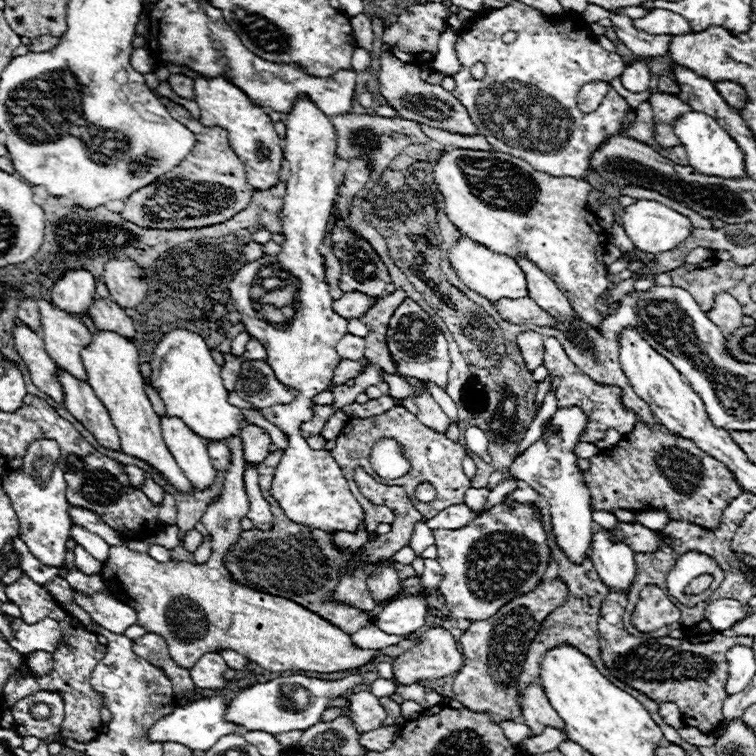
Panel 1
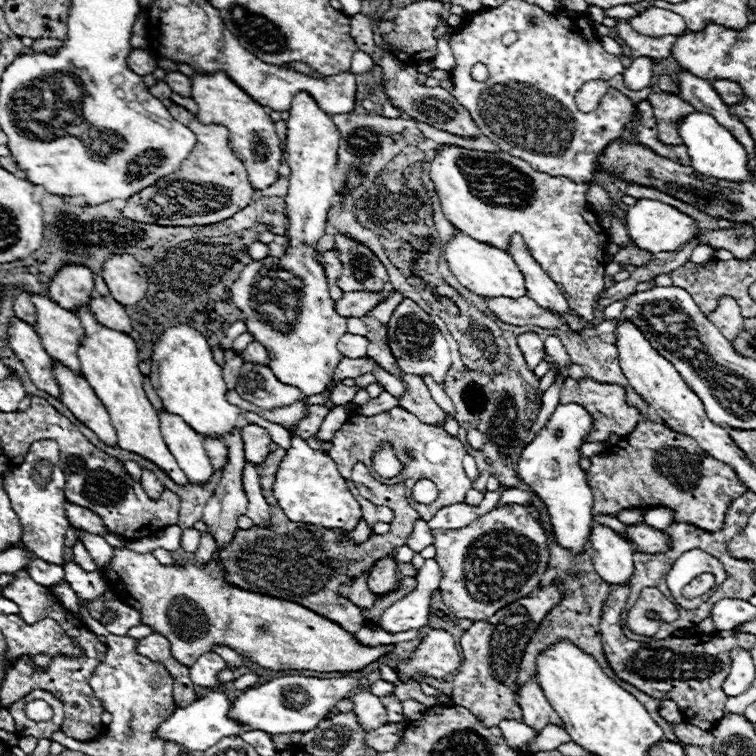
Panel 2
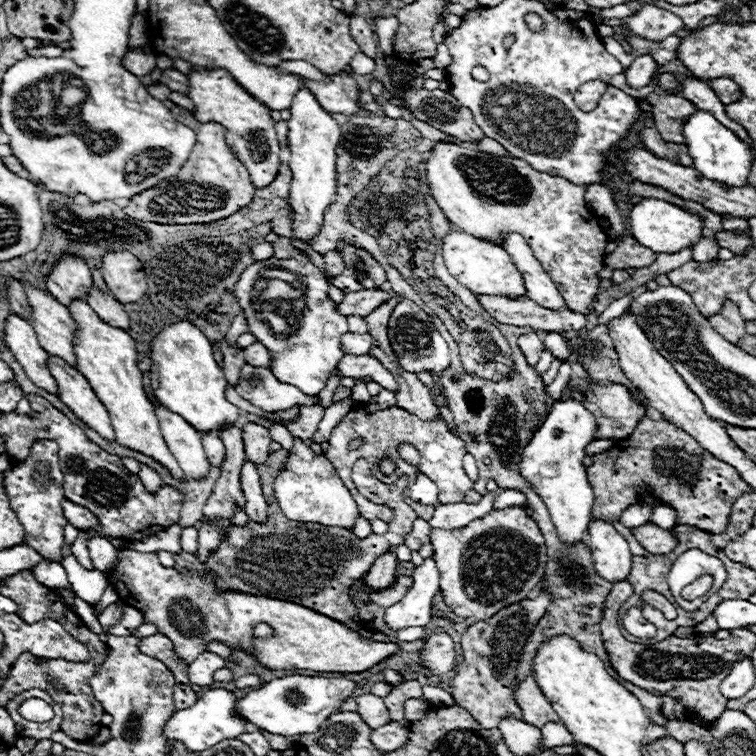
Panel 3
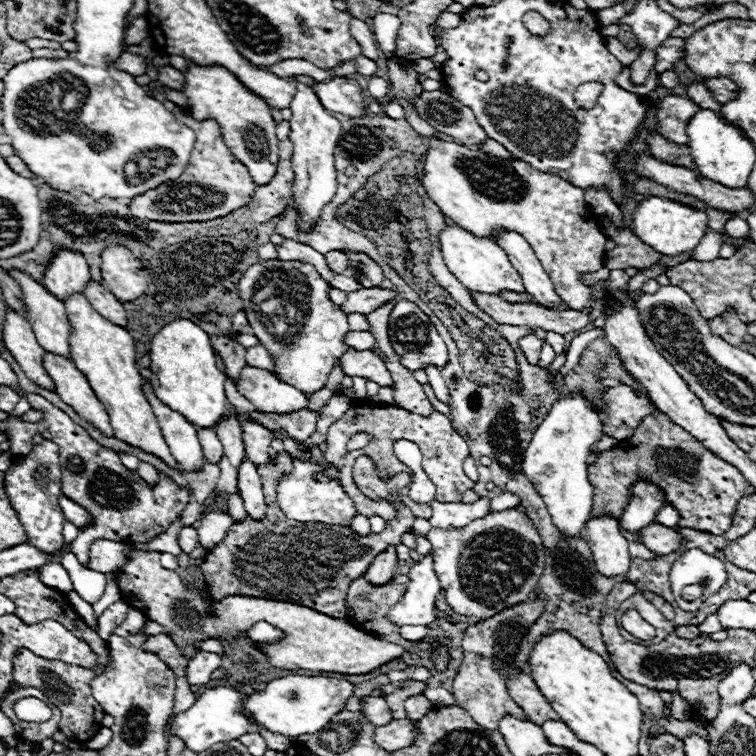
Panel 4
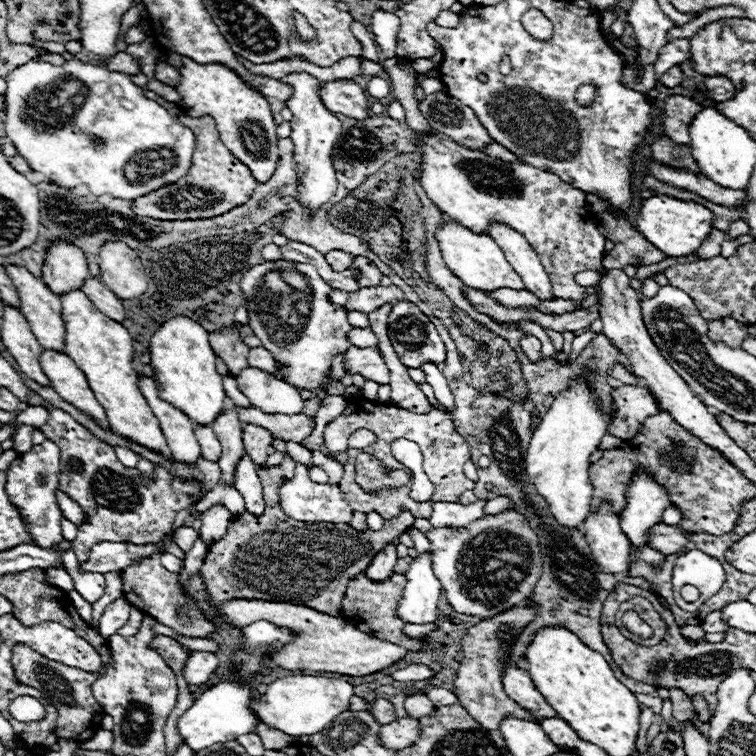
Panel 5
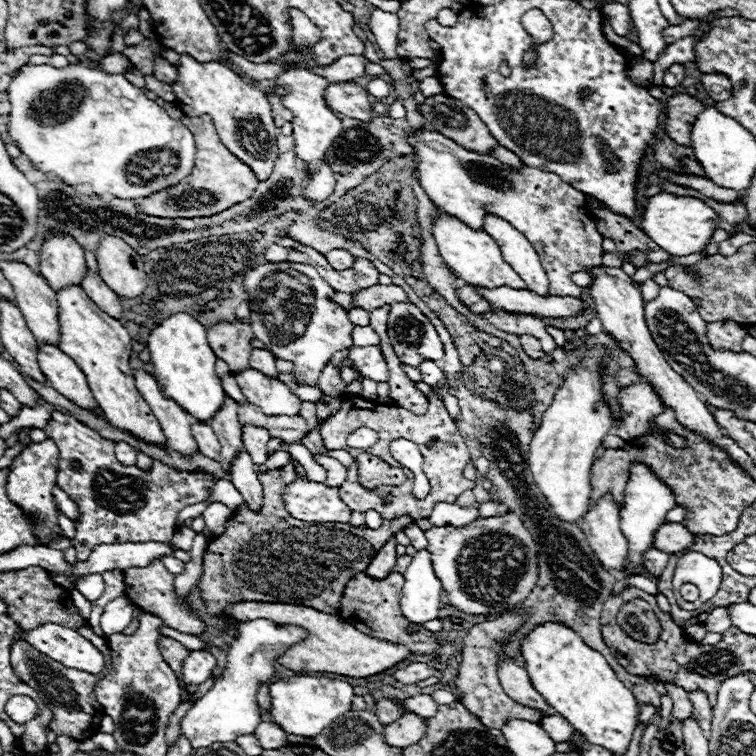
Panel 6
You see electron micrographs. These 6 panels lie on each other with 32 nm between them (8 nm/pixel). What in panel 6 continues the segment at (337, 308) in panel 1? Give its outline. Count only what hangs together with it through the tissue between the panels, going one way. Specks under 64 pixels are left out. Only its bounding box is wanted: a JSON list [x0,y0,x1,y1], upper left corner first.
[352,284,408,312]

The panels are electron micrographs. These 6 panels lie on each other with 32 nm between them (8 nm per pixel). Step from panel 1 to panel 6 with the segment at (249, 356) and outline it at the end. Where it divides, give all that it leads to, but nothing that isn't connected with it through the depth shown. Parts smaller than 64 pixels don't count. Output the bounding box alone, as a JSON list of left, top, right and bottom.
[250,348,278,376]

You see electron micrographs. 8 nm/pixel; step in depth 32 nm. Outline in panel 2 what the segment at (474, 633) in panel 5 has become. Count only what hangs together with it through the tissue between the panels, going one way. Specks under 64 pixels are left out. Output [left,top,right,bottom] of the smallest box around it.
[452,584,562,726]

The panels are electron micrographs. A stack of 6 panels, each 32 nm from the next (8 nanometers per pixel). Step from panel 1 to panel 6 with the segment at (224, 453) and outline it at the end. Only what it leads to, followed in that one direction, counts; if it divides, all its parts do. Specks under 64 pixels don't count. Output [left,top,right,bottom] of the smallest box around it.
[192,422,220,460]

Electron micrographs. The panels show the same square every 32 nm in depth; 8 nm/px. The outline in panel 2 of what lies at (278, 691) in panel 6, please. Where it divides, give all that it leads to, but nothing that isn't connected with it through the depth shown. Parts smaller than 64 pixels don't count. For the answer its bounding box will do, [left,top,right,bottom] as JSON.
[228,676,360,734]

